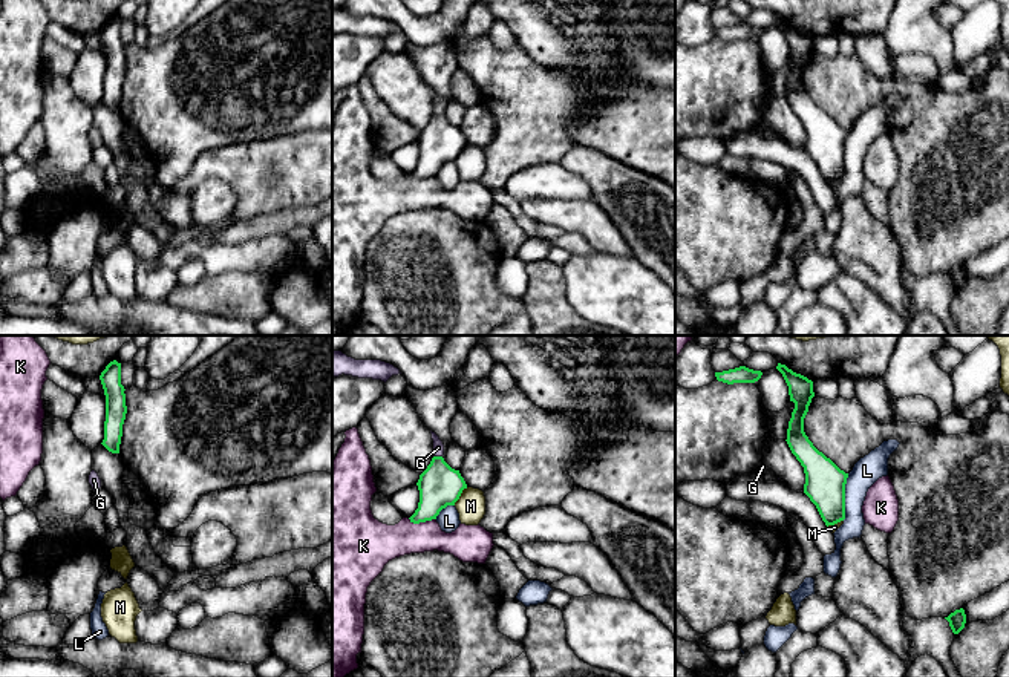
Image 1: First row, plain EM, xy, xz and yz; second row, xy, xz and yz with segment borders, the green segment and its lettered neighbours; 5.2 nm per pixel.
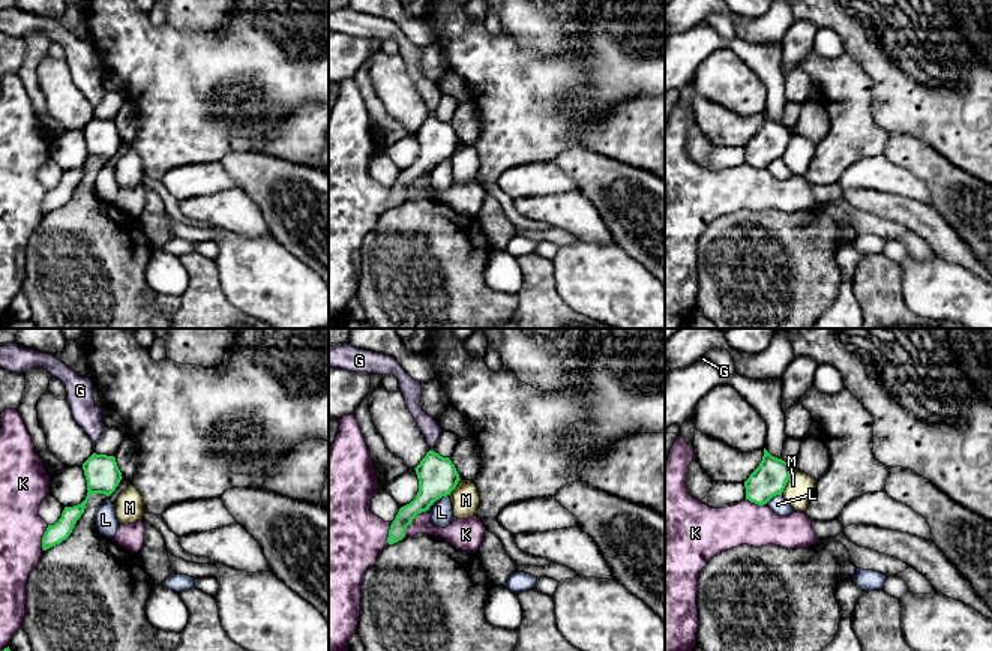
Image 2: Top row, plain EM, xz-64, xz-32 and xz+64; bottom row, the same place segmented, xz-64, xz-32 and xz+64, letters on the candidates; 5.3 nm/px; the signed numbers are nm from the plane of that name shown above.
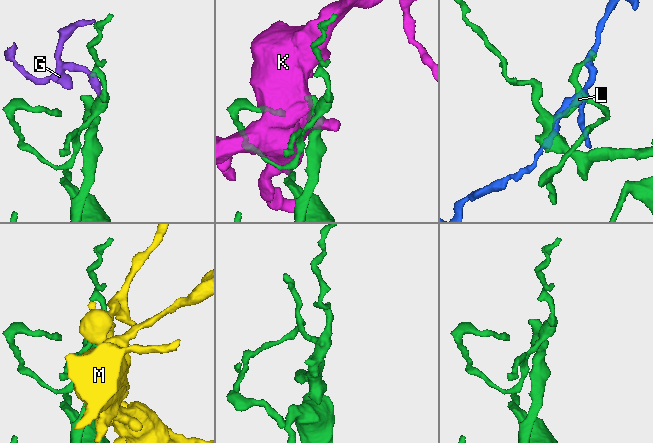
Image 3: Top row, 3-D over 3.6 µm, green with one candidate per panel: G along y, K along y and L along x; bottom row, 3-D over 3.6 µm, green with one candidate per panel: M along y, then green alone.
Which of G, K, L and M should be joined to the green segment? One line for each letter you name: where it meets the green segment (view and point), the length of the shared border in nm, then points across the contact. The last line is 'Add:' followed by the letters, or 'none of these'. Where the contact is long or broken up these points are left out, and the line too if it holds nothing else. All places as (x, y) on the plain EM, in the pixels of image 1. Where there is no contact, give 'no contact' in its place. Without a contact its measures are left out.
G: meets green in xz at (438, 114); contact 50 nm long; runs through xz (440, 143), (438, 114), (438, 104)
Add: G

